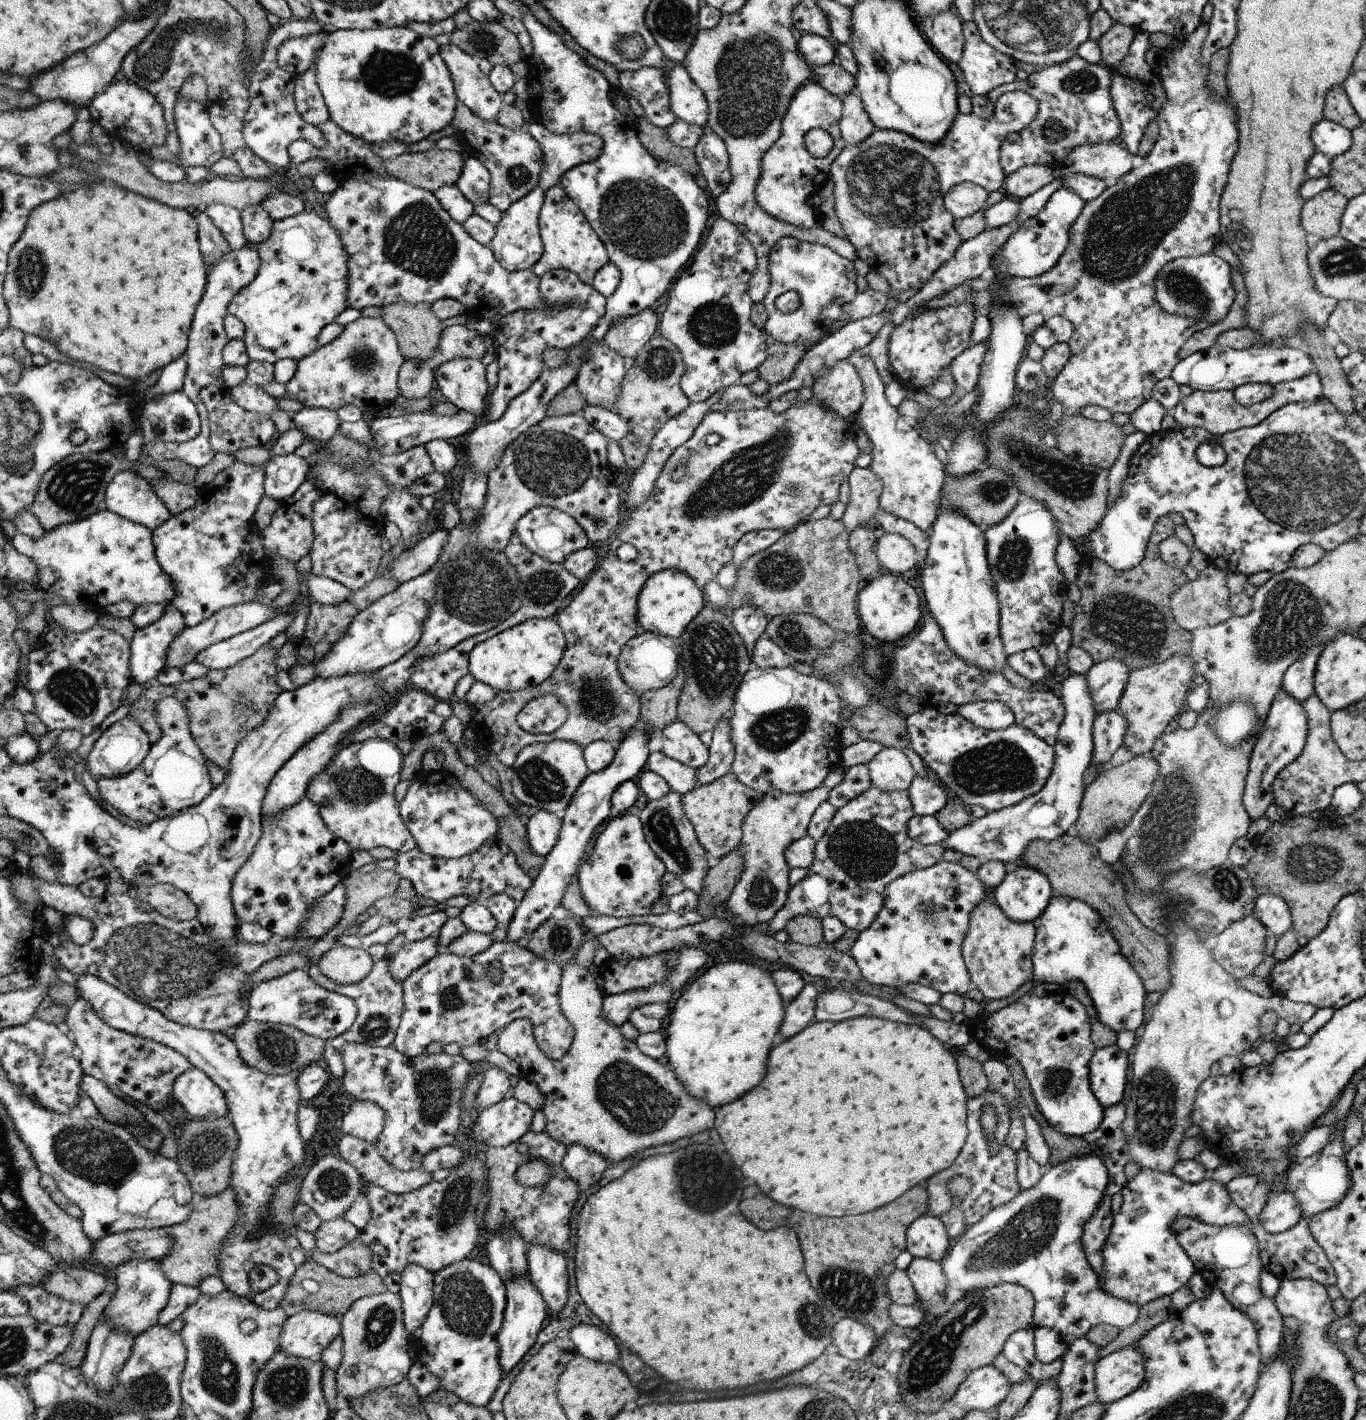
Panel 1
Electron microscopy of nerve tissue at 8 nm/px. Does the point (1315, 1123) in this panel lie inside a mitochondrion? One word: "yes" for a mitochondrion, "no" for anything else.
no

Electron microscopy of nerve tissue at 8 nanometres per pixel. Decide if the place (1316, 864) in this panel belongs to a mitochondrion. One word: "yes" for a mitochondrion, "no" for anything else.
yes

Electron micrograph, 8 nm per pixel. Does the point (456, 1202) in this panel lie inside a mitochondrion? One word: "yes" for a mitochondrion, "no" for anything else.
yes

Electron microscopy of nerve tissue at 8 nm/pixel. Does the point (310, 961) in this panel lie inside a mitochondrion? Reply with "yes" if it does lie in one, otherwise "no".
no

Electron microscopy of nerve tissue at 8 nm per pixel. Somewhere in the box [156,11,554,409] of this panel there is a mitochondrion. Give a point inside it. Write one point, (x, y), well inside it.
(416, 240)

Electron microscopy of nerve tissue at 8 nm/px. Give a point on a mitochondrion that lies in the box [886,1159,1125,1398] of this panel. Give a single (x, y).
(1030, 1230)

